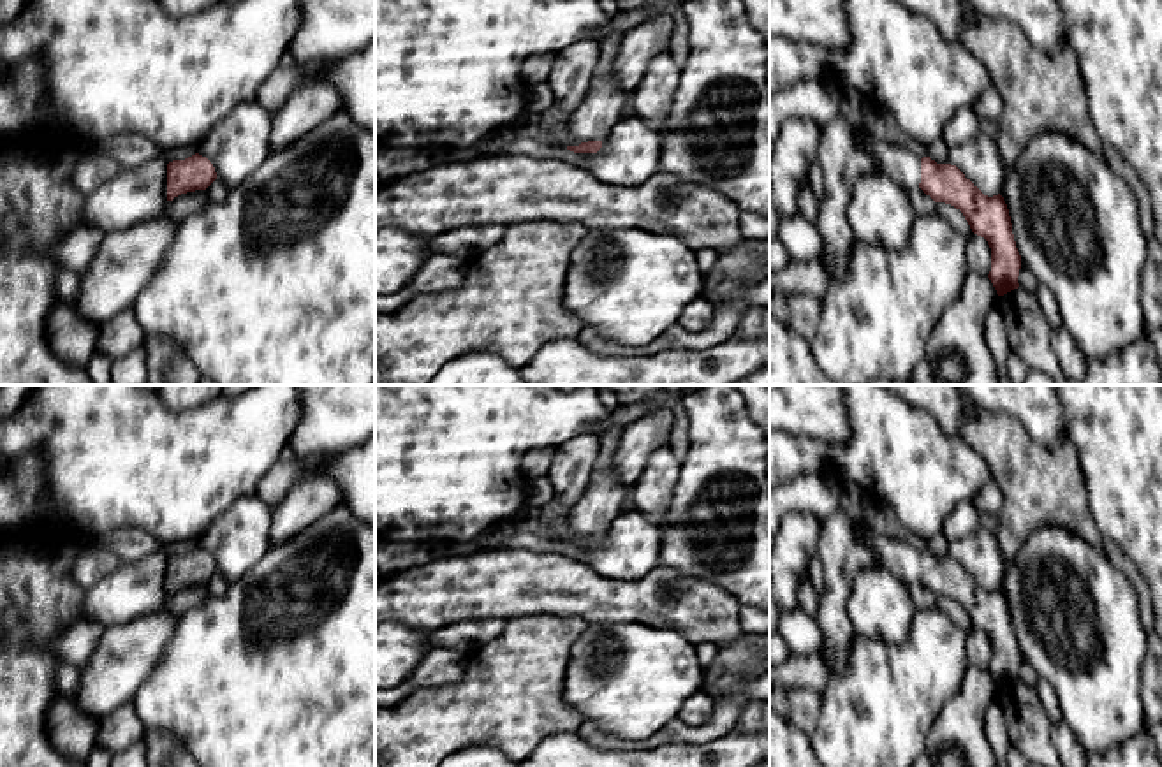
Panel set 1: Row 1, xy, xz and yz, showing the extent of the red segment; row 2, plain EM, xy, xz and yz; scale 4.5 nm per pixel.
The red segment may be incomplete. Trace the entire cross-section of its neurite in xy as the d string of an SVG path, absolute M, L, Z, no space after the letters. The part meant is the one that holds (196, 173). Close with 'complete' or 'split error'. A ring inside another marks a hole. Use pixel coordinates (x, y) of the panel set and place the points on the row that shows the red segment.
M199 153L173 160L167 164L167 201L187 192L206 190L215 179L213 164Z; complete

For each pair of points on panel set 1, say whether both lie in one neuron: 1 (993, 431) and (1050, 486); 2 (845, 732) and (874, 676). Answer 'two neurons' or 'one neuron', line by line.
1: one neuron
2: one neuron

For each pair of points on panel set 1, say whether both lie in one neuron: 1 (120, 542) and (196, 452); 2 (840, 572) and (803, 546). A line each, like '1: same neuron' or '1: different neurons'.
1: different neurons
2: different neurons

